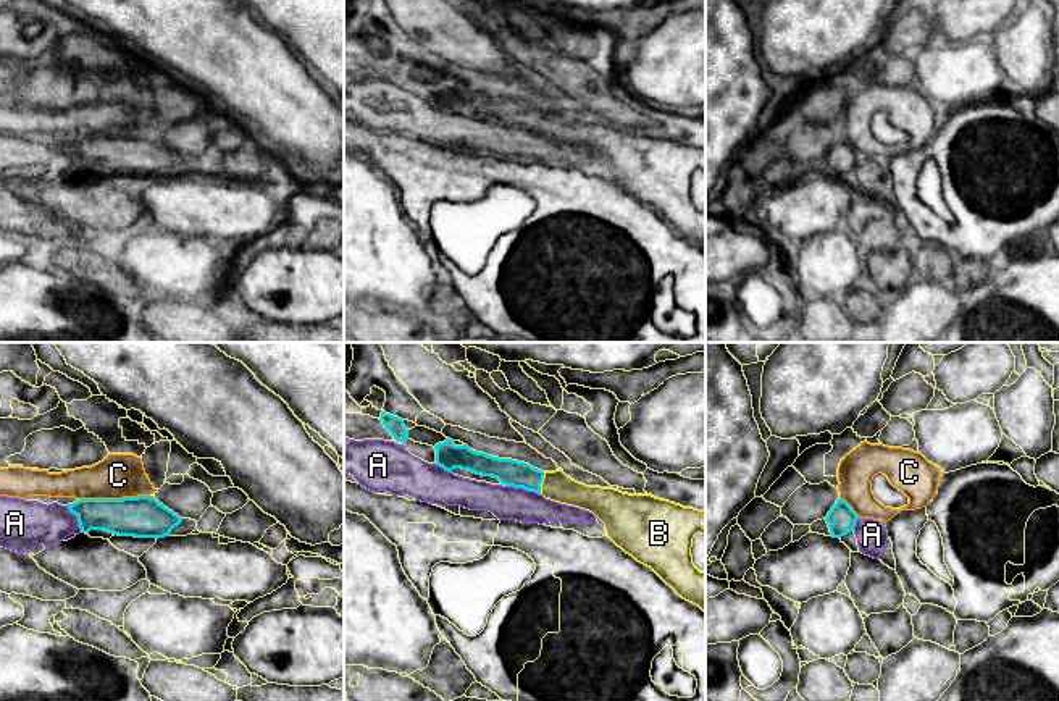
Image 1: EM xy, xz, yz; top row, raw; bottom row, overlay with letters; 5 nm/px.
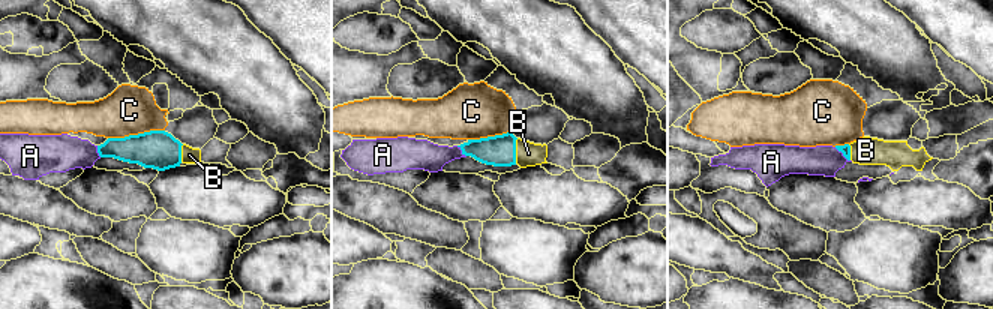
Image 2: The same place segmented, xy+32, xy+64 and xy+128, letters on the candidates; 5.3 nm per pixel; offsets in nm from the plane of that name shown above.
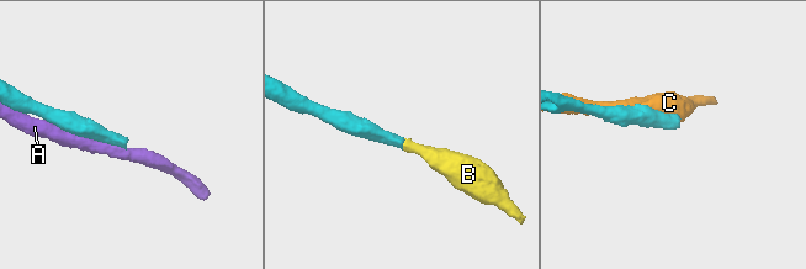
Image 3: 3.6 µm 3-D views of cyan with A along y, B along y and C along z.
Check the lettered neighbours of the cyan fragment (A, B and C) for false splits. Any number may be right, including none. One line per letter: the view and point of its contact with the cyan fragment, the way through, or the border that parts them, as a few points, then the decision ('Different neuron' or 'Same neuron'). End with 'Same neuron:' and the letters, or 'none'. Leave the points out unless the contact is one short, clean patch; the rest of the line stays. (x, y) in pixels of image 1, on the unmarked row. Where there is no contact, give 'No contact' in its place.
A: Touches cyan at xz (523, 126). Different neuron
B: Touches cyan at xz (541, 120). Path across: xz (509, 110), (541, 120), (557, 125). Same neuron
C: Touches cyan at xy (113, 138). Different neuron
Same neuron: B

